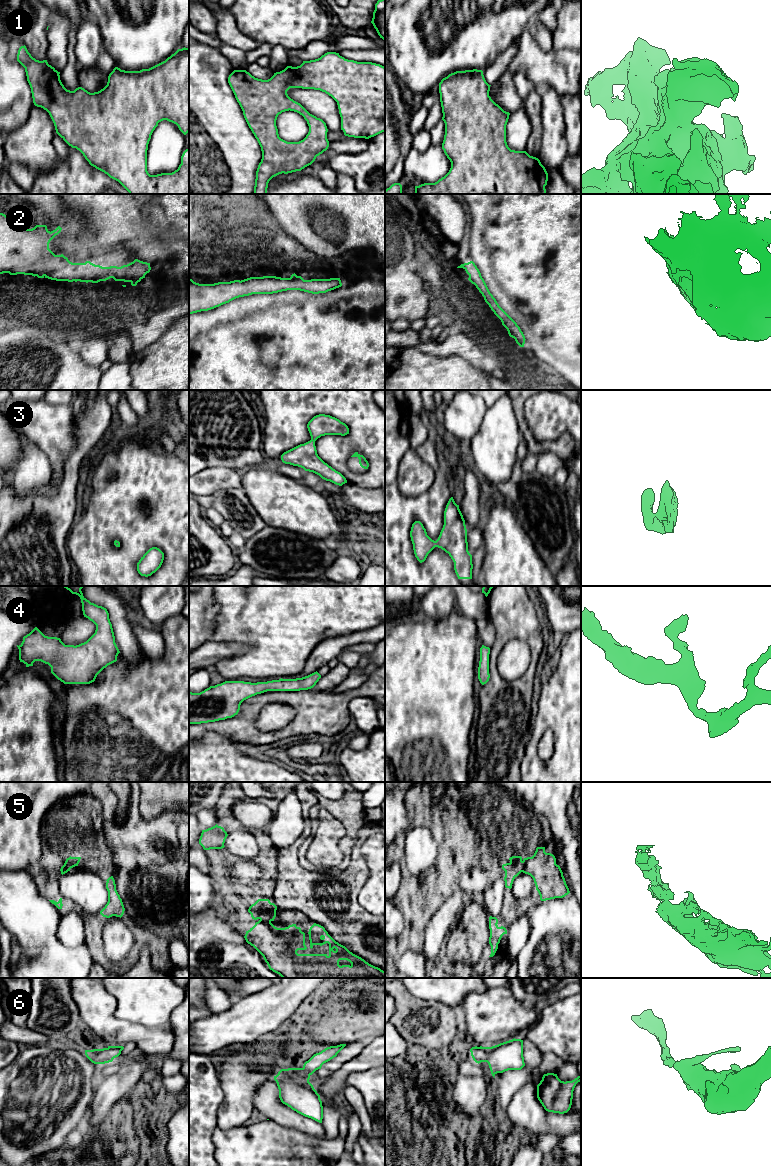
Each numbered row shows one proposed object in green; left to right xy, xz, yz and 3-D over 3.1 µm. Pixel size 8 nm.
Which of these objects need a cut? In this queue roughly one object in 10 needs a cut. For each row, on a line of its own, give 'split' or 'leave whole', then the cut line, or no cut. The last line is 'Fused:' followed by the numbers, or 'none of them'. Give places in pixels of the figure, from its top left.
1: leave whole | no cut
2: leave whole | no cut
3: leave whole | no cut
4: leave whole | no cut
5: leave whole | no cut
6: leave whole | no cut
Fused: none of them

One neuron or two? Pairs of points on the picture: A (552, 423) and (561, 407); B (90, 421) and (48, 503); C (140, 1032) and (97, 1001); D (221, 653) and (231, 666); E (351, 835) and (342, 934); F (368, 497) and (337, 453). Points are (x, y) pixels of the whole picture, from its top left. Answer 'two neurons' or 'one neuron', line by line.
A: one neuron
B: one neuron
C: one neuron
D: two neurons
E: two neurons
F: two neurons

